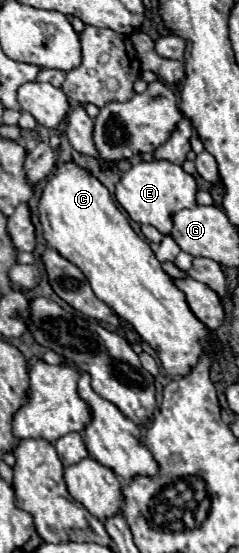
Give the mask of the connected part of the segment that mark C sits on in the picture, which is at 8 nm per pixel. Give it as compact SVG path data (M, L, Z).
M74 160L56 166L42 188L38 216L48 246L84 272L94 294L136 328L142 340L158 352L168 374L190 372L200 350L210 352L208 328L194 318L184 294L162 270L150 246L132 230L110 192L84 166Z

